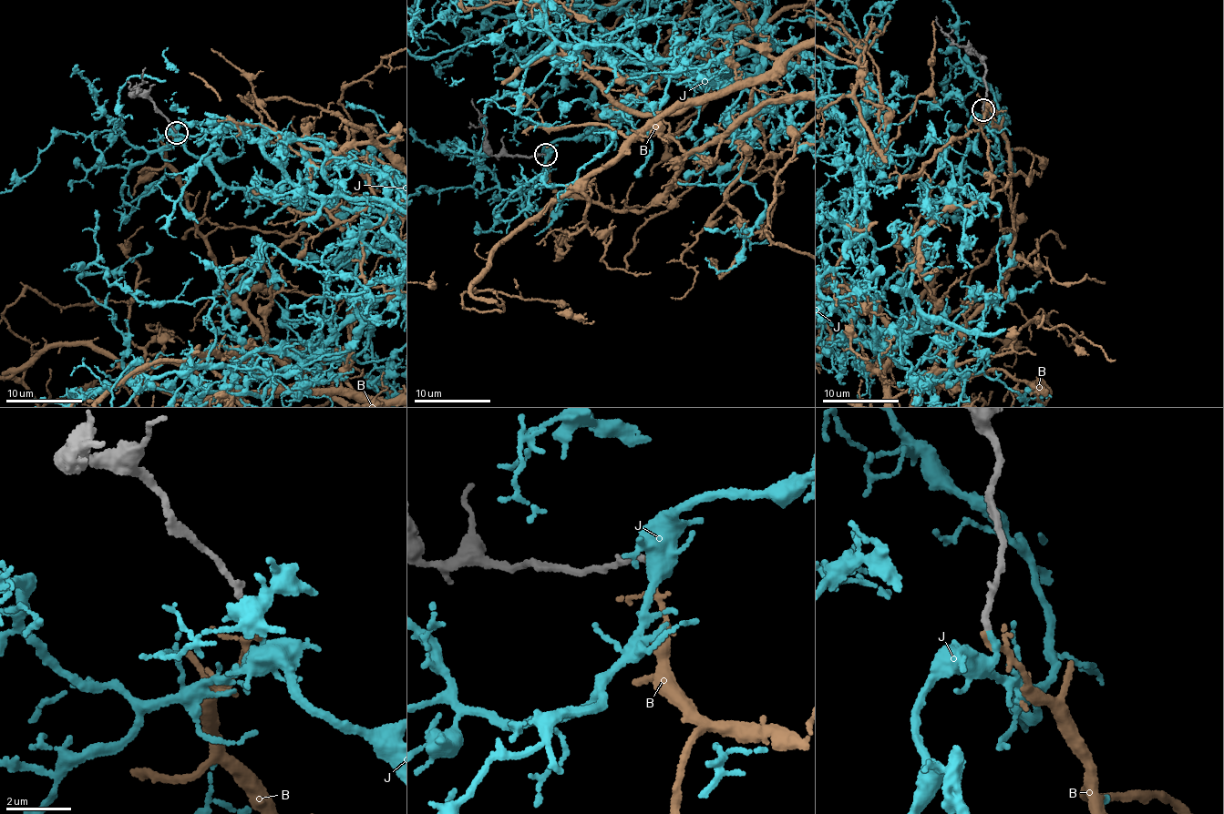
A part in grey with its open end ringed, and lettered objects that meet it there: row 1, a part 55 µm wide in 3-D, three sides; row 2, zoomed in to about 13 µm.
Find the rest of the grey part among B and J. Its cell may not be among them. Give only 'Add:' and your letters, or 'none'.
Add: J

